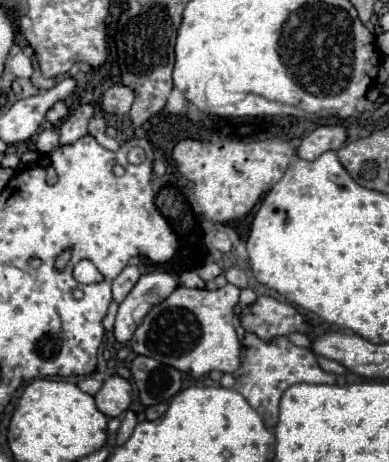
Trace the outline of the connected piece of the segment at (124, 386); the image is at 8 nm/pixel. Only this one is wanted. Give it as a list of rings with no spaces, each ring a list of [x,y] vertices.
[[[112,375],[104,381],[102,389],[94,395],[96,407],[106,417],[120,417],[130,407],[130,401],[132,401],[130,391],[132,391],[132,385],[124,377]]]

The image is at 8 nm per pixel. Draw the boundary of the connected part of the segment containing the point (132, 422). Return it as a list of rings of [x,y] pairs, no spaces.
[[[128,410],[121,421],[121,426],[118,430],[116,445],[123,445],[132,435],[137,424],[137,415]]]

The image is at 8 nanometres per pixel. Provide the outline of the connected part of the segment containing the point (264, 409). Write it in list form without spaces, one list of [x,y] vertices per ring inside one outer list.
[[[246,331],[242,339],[242,365],[238,373],[234,373],[234,391],[244,395],[244,399],[256,409],[268,429],[276,427],[278,421],[278,403],[282,393],[296,383],[340,383],[340,377],[334,373],[326,373],[314,353],[310,349],[300,349],[288,341],[288,337],[272,337],[270,341],[262,341],[256,333]]]

